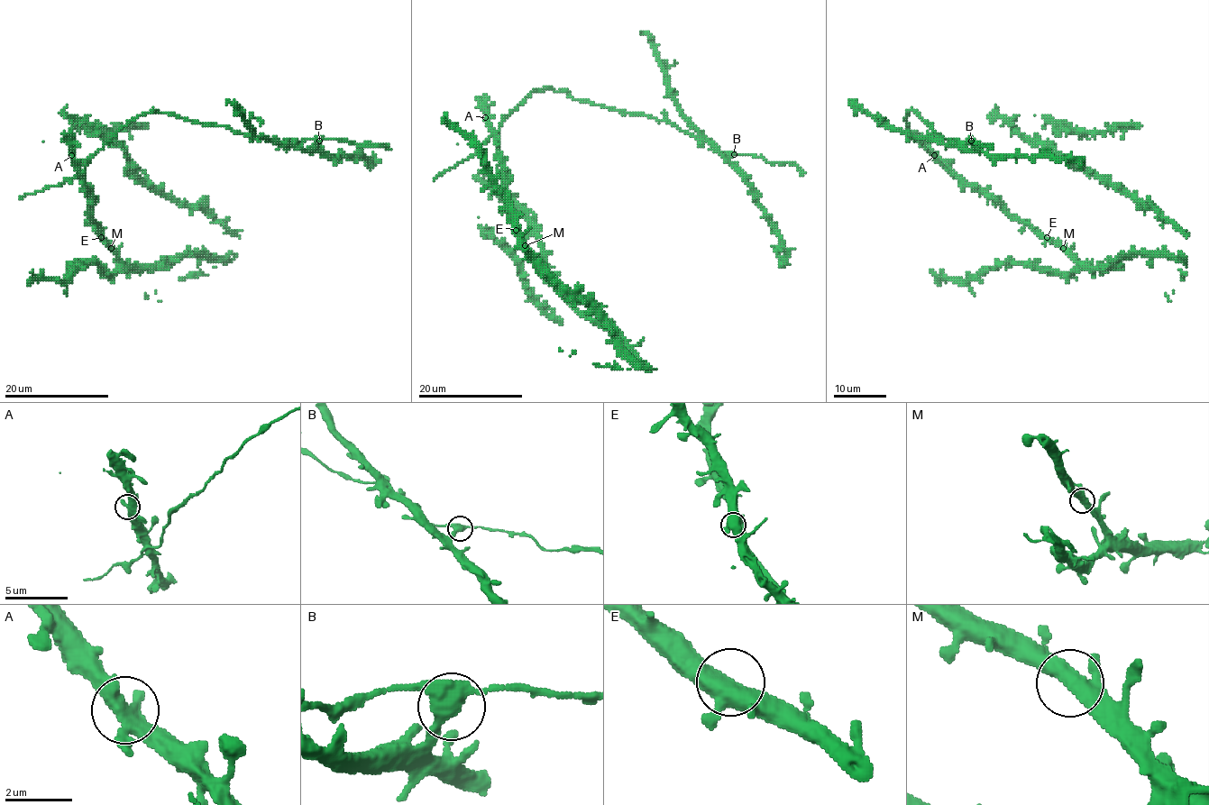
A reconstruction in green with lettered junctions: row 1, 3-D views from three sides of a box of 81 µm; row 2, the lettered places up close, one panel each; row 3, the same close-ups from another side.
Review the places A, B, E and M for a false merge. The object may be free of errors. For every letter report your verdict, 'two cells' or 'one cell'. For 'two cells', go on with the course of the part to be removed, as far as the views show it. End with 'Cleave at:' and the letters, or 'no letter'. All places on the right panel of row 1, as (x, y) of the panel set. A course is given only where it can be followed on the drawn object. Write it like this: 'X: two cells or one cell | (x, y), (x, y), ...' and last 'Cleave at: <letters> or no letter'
A: one cell
B: two cells | (971, 141), (942, 140), (912, 111), (904, 118), (907, 129), (947, 172), (999, 199)
E: one cell
M: one cell
Cleave at: B

